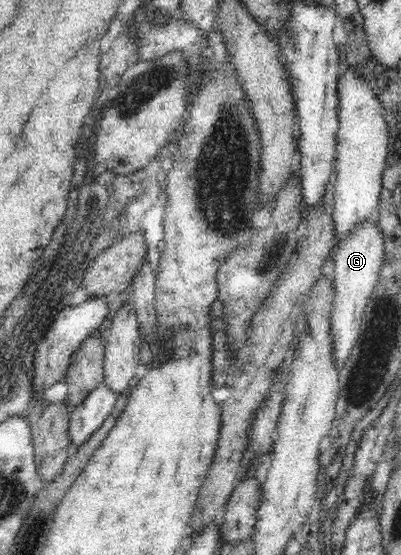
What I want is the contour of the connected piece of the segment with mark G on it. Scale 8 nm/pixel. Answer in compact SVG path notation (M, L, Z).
M374 218L359 221L349 229L349 233L339 240L339 246L333 256L332 280L333 295L331 298L331 325L329 335L332 343L333 361L337 369L345 365L349 353L359 337L363 311L373 293L379 271L384 260L384 234Z

